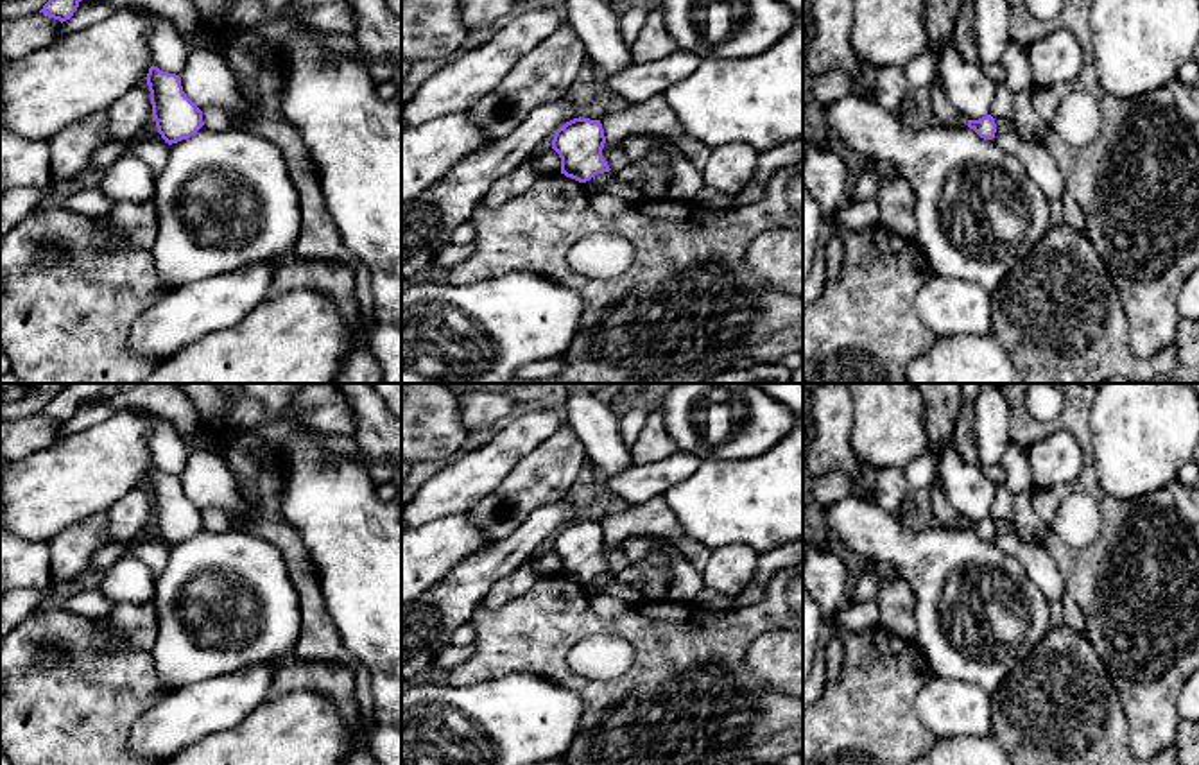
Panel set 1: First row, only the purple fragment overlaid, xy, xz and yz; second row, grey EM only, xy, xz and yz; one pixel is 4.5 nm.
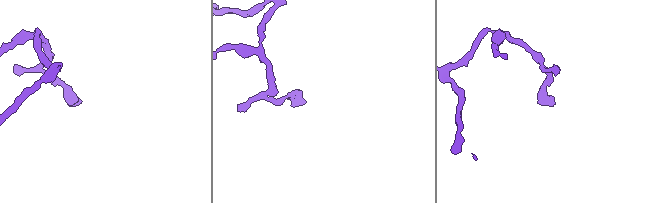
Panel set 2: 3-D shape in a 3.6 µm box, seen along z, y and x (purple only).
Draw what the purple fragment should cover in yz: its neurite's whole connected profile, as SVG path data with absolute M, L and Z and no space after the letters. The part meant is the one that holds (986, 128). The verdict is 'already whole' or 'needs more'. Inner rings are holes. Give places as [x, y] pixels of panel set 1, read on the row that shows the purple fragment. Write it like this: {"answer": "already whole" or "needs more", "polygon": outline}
{"answer": "already whole", "polygon": "M986 115L979 120L968 120L968 127L973 129L984 140L993 140L996 133L996 124L991 115Z"}

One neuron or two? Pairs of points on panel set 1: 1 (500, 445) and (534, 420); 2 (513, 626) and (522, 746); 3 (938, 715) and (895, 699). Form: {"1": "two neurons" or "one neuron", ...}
{"1": "one neuron", "2": "two neurons", "3": "two neurons"}

